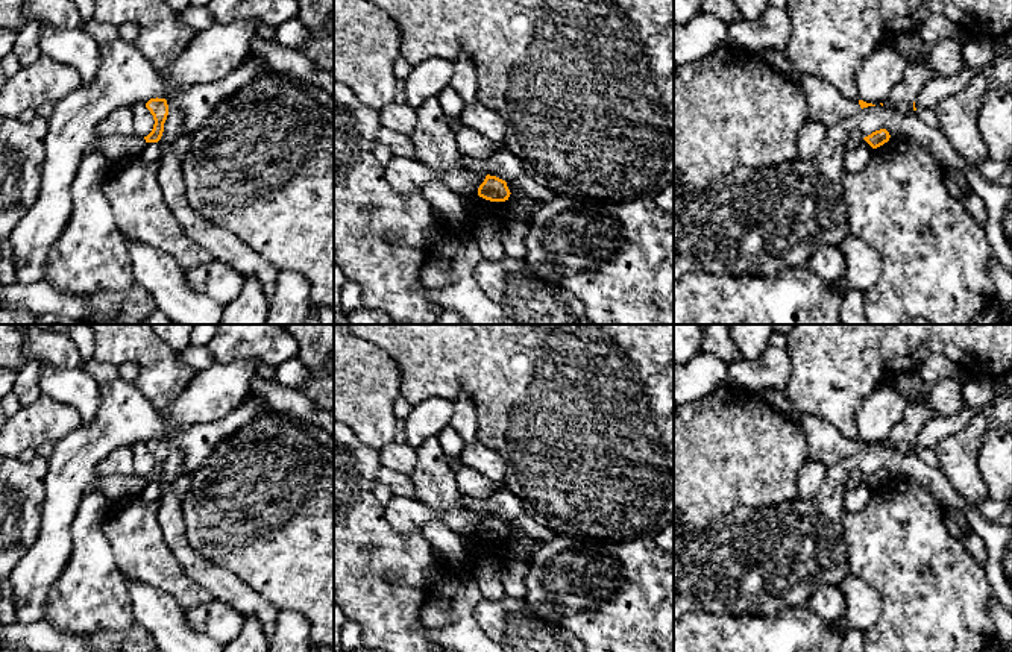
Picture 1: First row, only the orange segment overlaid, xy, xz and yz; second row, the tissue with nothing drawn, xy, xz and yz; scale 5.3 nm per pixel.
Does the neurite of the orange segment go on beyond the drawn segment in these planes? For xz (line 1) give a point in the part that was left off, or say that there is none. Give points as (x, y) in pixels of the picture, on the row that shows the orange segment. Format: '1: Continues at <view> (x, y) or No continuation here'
1: No continuation here

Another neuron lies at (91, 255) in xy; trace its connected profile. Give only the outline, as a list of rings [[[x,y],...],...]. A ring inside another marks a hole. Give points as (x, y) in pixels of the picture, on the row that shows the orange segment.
[[[91,146],[82,156],[71,191],[71,214],[44,265],[44,282],[70,296],[129,288],[135,277],[127,243],[105,196],[108,158]]]

